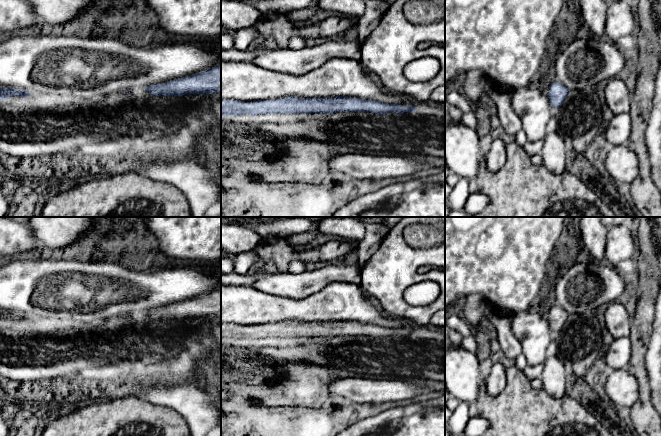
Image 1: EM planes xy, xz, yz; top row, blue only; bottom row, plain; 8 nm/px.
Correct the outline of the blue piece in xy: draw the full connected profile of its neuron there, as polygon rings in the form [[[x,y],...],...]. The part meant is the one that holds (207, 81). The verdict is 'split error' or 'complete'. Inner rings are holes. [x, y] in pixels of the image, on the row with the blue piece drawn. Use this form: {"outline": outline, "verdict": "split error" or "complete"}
{"outline": [[[221,64],[187,77],[144,87],[151,95],[182,96],[221,91]]], "verdict": "complete"}

